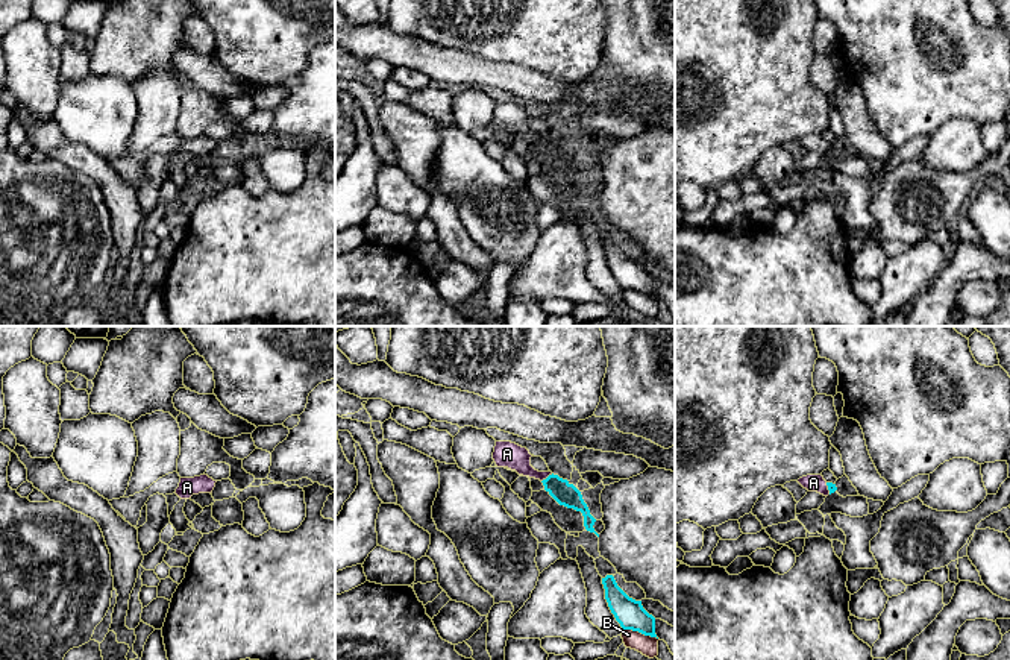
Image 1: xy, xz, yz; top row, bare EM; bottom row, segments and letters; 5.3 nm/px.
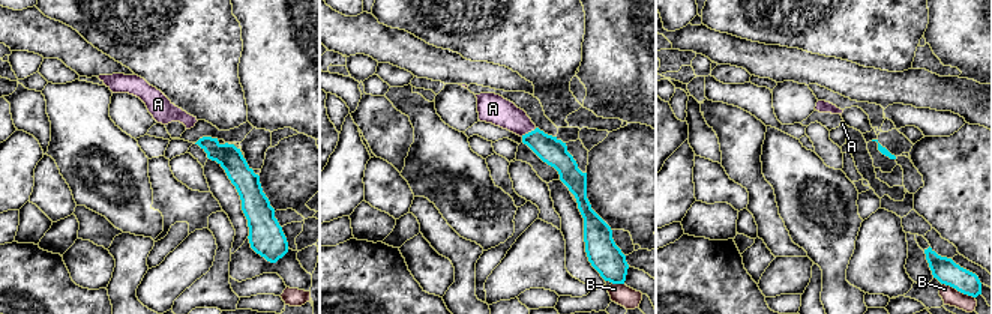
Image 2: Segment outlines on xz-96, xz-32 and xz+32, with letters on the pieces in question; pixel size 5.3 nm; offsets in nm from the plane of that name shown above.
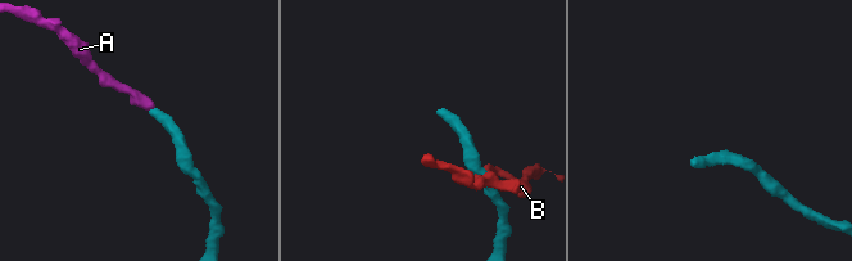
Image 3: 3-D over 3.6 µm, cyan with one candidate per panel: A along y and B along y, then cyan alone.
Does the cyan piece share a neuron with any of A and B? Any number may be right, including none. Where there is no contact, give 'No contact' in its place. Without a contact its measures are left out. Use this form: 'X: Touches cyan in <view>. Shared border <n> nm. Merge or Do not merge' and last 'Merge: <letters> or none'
A: Touches cyan in xz. Shared border 80 nm. Merge
B: Touches cyan in xz. Shared border 190 nm. Do not merge
Merge: A

